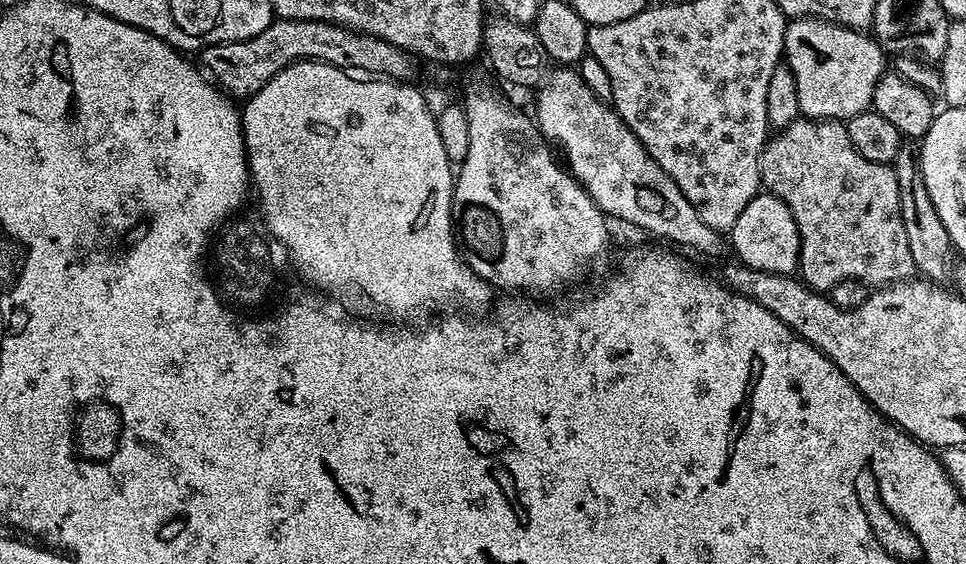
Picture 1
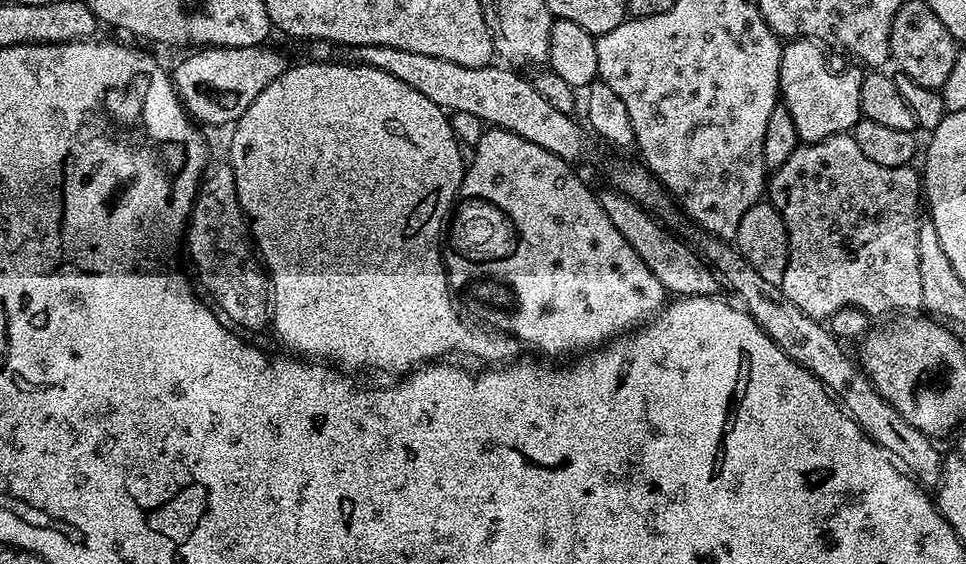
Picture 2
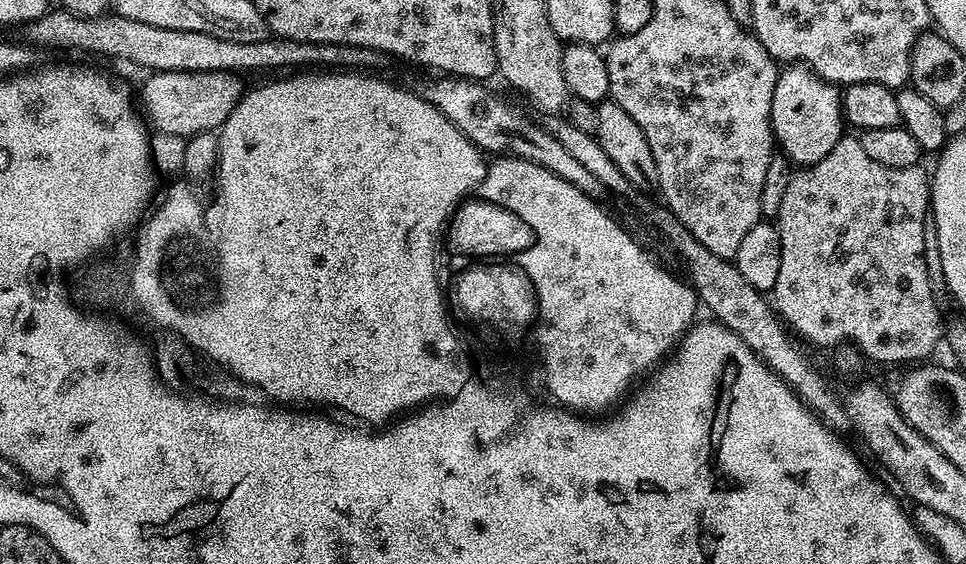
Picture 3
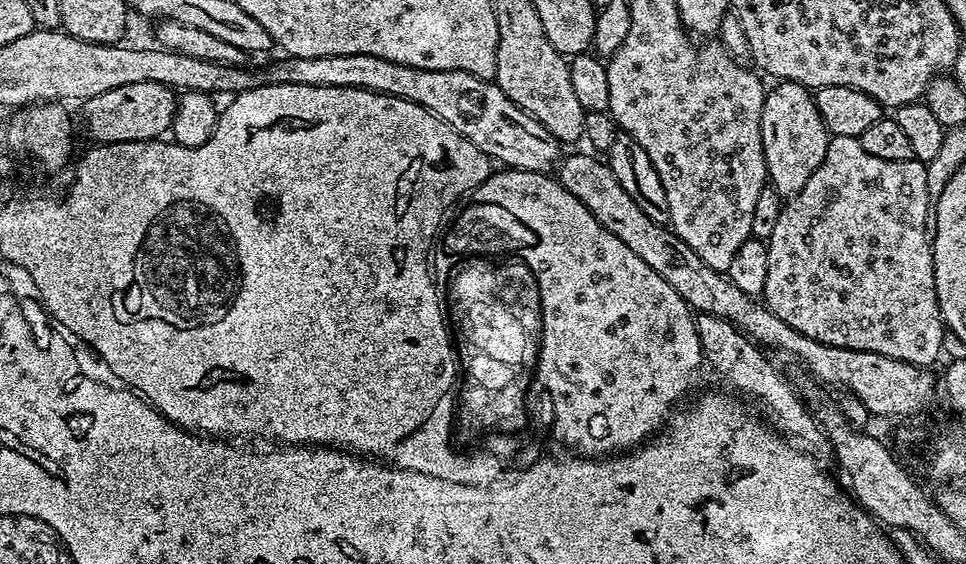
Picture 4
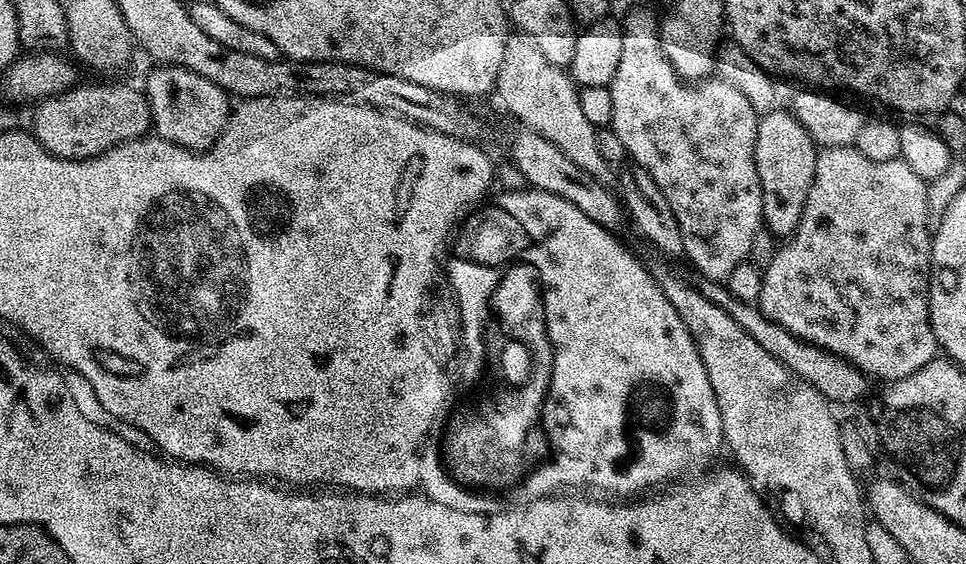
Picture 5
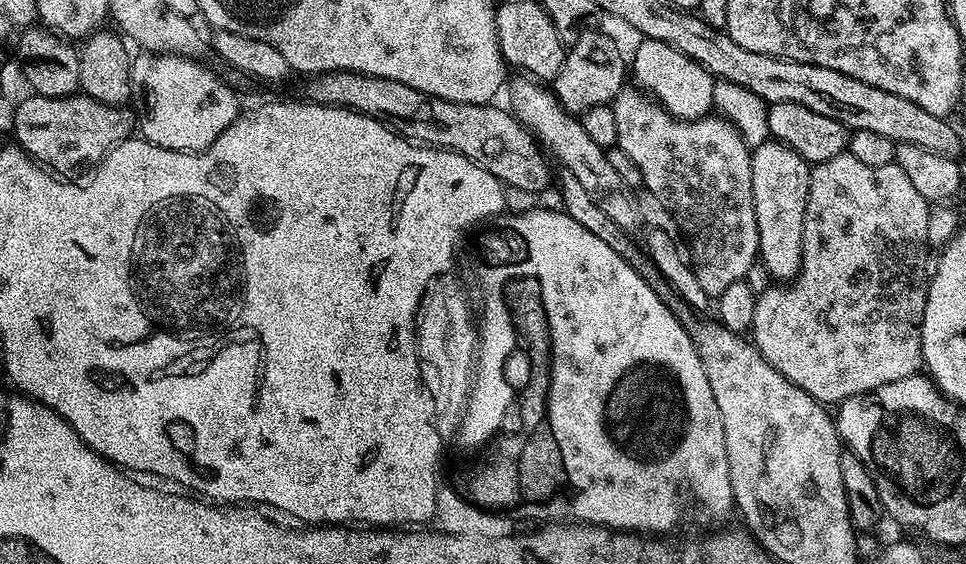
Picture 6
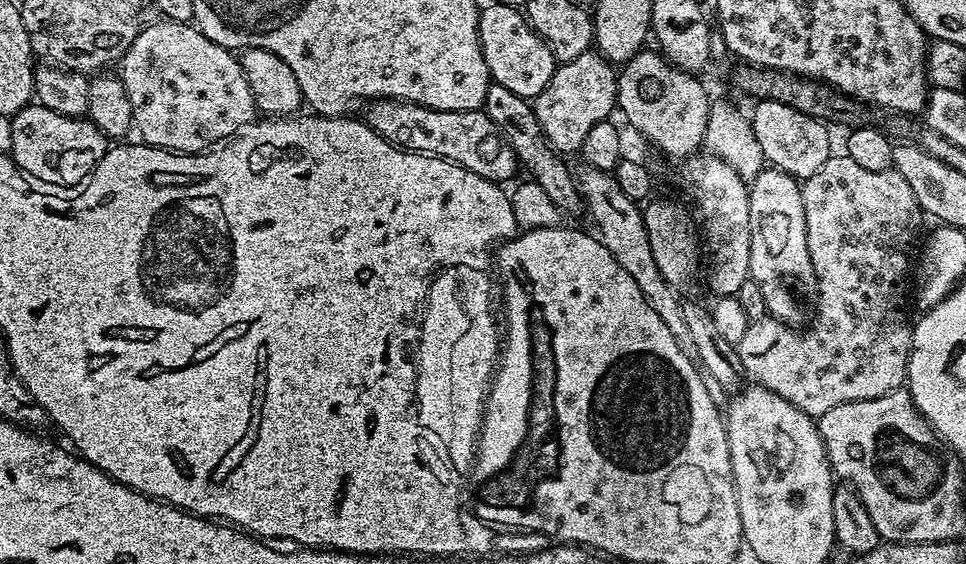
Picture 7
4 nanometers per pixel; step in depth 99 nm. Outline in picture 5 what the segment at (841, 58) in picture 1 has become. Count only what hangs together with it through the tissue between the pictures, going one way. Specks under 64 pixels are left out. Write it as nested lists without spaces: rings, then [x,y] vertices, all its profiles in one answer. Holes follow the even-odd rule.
[[[791,111],[765,112],[759,117],[754,142],[754,162],[758,170],[760,189],[764,195],[762,224],[776,238],[791,236],[802,218],[806,194],[810,194],[810,186],[814,182],[817,151],[810,134],[802,126],[802,122],[794,119]]]

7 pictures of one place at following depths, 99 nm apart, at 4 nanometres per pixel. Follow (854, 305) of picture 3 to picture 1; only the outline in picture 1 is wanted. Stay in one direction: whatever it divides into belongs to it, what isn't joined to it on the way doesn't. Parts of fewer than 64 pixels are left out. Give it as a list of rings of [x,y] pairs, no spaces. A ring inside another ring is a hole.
[[[799,118],[796,119],[788,128],[783,128],[780,131],[777,131],[775,135],[765,143],[764,153],[760,156],[760,182],[761,185],[771,193],[771,195],[776,196],[782,202],[786,202],[786,206],[790,206],[790,214],[794,214],[794,220],[798,226],[798,230],[800,231],[800,267],[798,269],[798,276],[799,279],[803,280],[809,288],[813,288],[815,292],[828,294],[836,283],[841,283],[844,280],[856,280],[858,283],[862,283],[867,286],[887,286],[889,284],[897,284],[900,280],[909,279],[909,277],[916,272],[914,258],[910,258],[910,242],[906,242],[906,226],[902,226],[902,206],[900,205],[900,199],[898,198],[898,178],[896,177],[893,165],[870,162],[870,158],[862,158],[862,154],[858,154],[858,150],[854,150],[854,142],[850,142],[847,123],[839,120],[810,120],[807,118]]]

